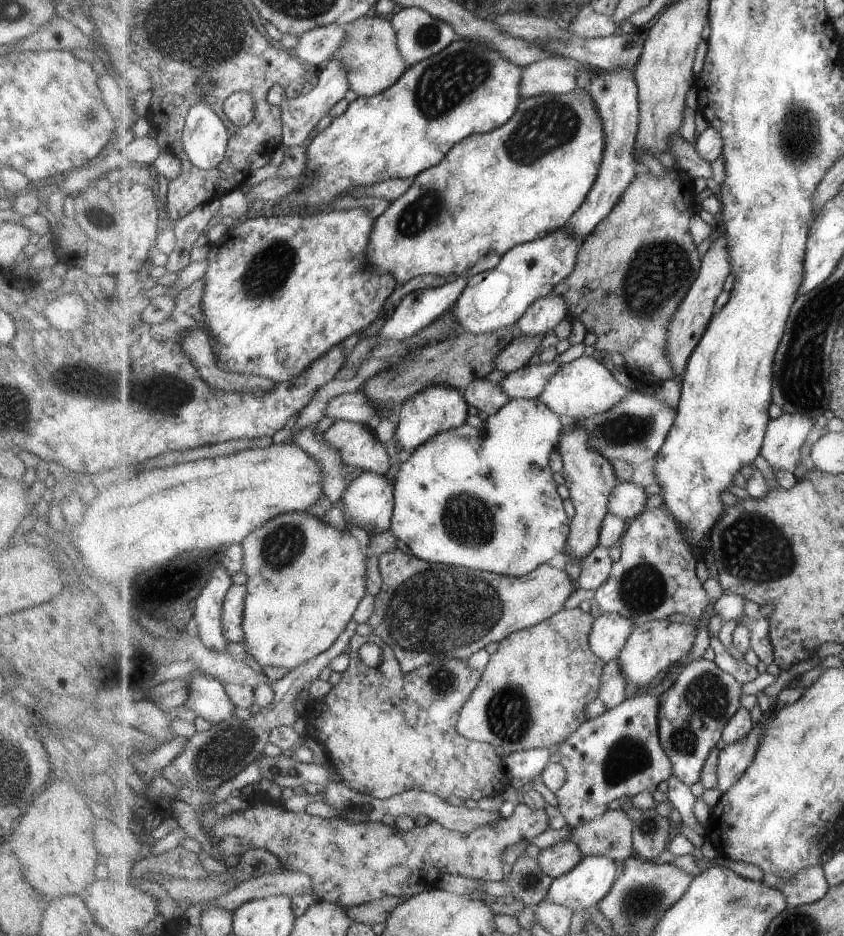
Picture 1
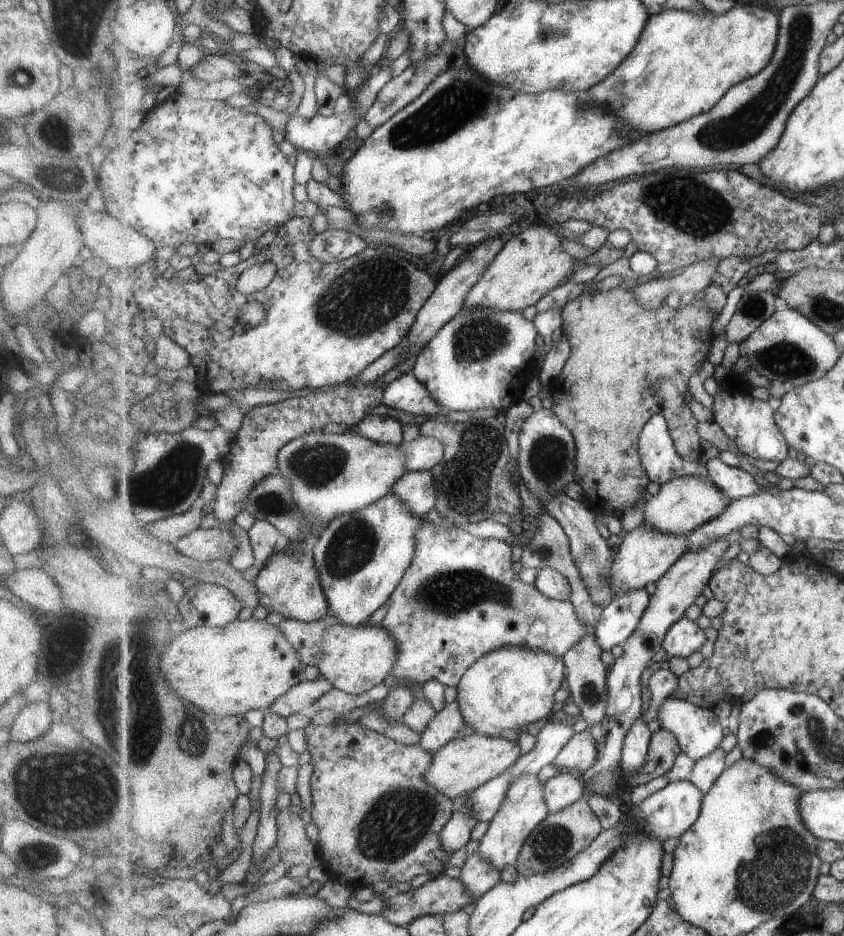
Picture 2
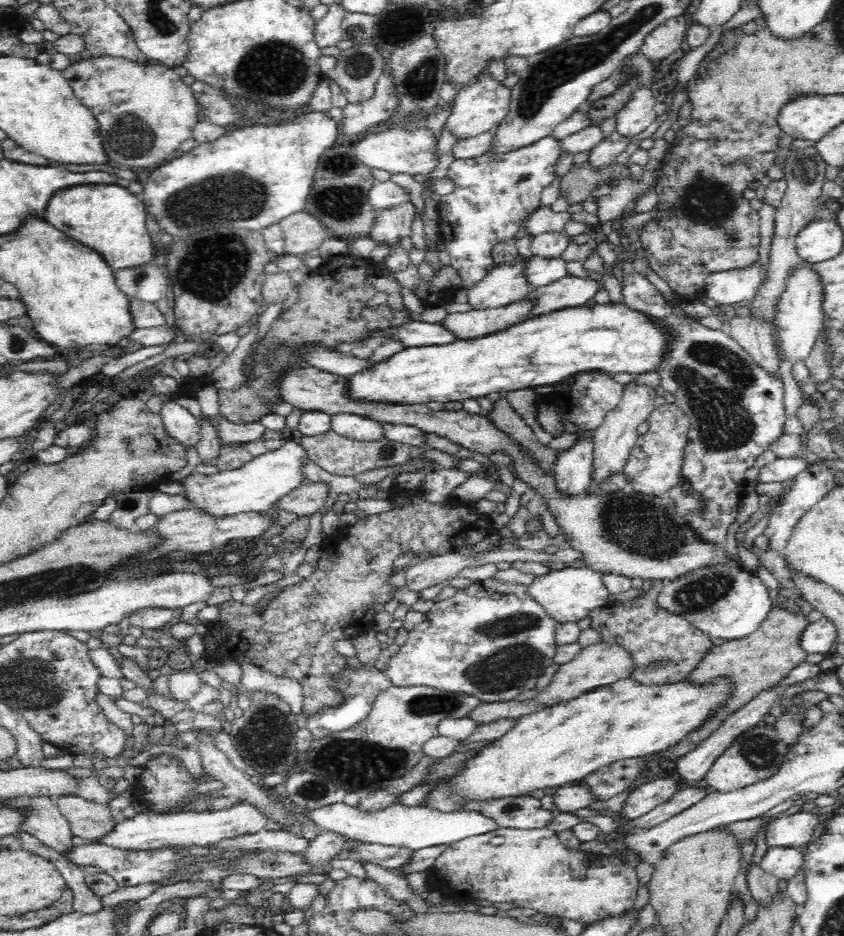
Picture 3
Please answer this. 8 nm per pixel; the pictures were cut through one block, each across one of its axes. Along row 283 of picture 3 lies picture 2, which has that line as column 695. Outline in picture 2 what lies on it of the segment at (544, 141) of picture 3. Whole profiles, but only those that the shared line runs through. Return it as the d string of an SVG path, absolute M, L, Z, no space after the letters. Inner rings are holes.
M663 415L652 416L645 425L640 436L640 457L649 481L659 485L683 476L710 476L707 462L704 460L689 462L679 456L673 442L671 427Z

